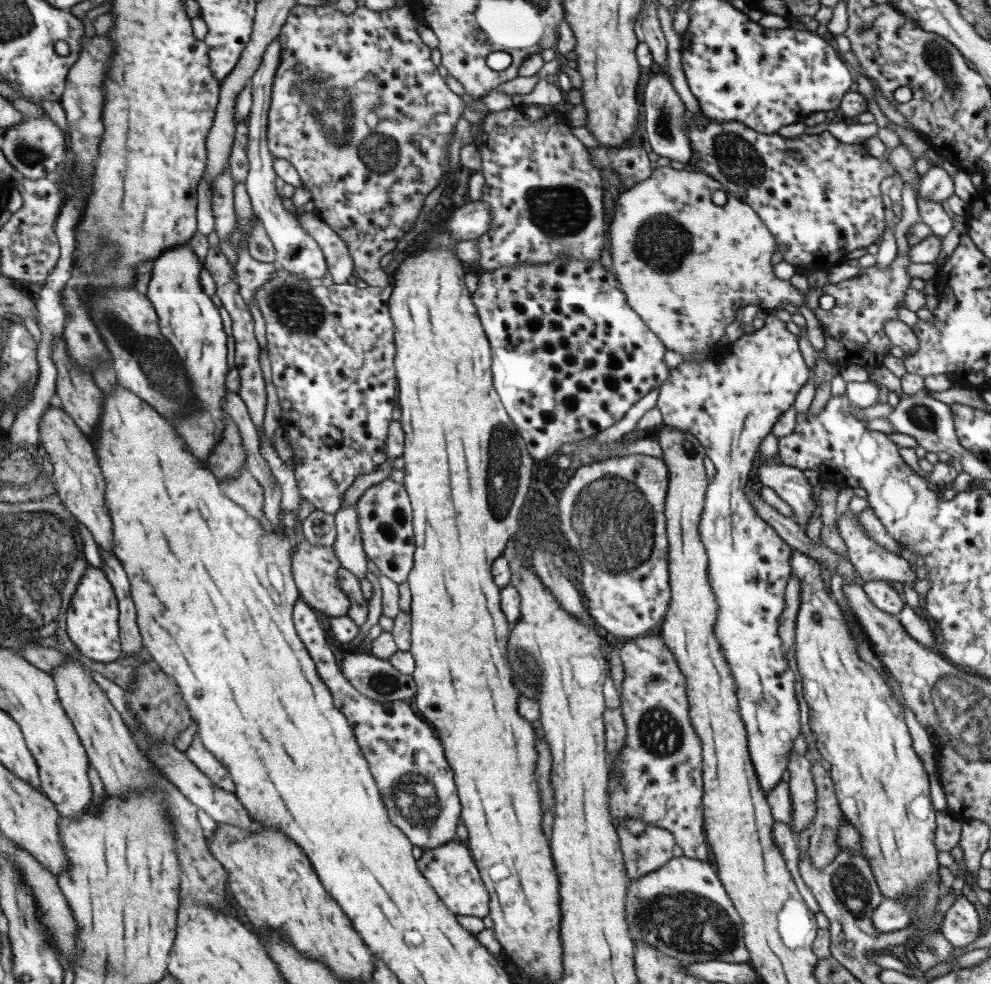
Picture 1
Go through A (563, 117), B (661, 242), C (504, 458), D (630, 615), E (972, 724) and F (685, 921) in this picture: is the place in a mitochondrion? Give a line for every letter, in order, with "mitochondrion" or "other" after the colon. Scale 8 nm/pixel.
A: other
B: mitochondrion
C: mitochondrion
D: other
E: mitochondrion
F: mitochondrion

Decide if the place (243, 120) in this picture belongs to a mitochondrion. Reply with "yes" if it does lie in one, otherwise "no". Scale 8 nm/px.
no

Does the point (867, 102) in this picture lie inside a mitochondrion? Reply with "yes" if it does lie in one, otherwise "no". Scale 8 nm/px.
no

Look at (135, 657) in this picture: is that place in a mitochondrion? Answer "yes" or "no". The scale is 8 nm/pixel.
no

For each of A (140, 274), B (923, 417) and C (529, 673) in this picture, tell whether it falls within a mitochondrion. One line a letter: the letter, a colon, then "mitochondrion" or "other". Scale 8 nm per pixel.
A: other
B: mitochondrion
C: mitochondrion

